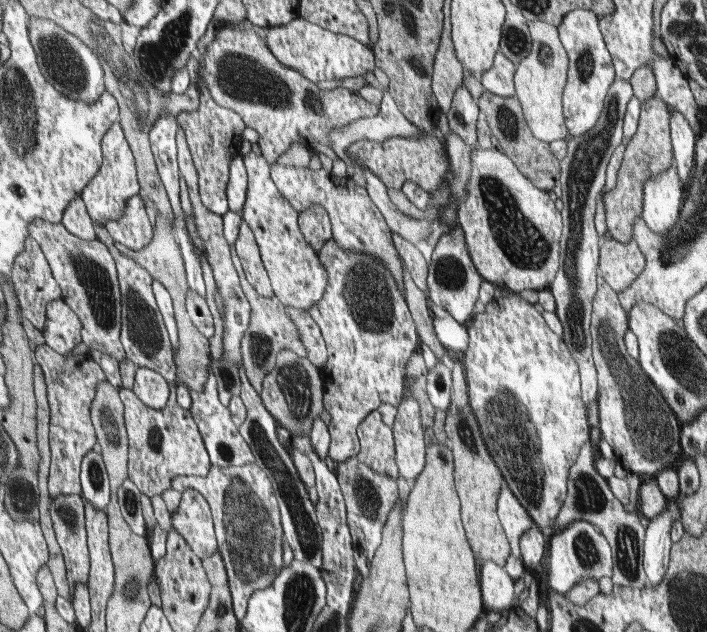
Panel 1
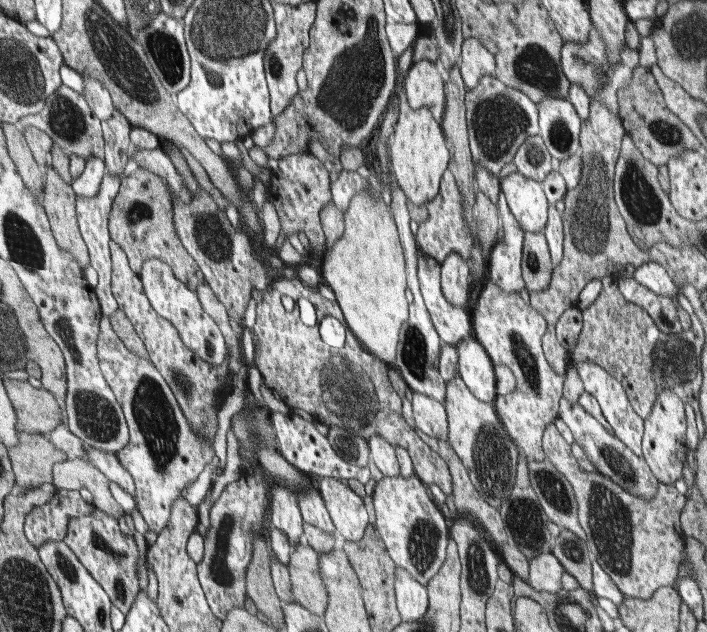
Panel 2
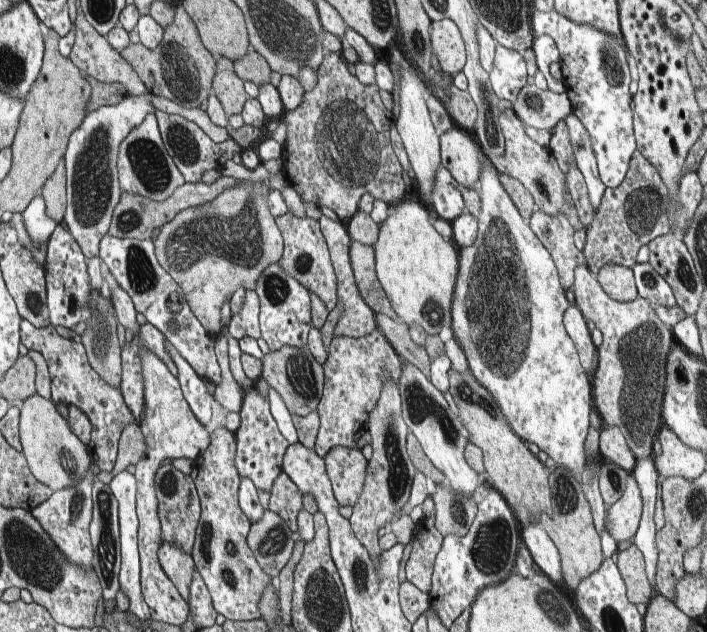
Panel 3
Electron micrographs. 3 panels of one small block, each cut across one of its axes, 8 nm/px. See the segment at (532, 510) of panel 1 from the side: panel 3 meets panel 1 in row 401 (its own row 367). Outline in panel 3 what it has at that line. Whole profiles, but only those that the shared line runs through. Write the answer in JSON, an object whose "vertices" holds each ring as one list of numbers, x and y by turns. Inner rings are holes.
{"vertices":[[485,154,484,168,480,172,476,191,480,196,482,208,478,214,477,222,480,227,480,238,472,244,470,248,462,248,461,250,461,271,458,272,457,291,454,292,452,312,454,316,454,338,460,348,466,354,467,362,470,370,480,384,484,385,489,393,497,401,501,407,501,411,508,418,509,424,513,427,515,433,522,437,526,442,537,444,540,450,544,450,550,458,552,465,564,466,575,475,580,474,584,470,586,464,586,450,584,450,584,438,588,434,588,416,592,416,592,390,588,382,588,376,584,372,584,367,580,364,579,354,576,350,574,342,566,332,563,316,566,308,568,308,568,300,564,294,564,285,561,283,560,272,556,272,556,262,553,260,553,255,544,246,542,241,538,240,537,233,530,228,529,223,522,218,520,211,510,198,510,195,504,190,500,182,499,175,493,164,489,161,489,157]]}

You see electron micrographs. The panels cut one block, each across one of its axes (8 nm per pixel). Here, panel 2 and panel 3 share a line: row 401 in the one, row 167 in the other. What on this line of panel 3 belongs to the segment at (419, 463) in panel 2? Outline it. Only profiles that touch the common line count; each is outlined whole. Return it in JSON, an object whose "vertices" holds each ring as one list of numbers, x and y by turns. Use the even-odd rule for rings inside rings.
{"vertices":[[340,52,326,55,326,60,318,68,315,87,311,91,307,91,305,99,302,100,302,104,296,110,292,110,292,112,285,111,280,119,280,122,286,124,286,143,283,144,283,156,281,157,283,174,286,176,286,182,288,182,289,186,292,186,299,194,304,205,307,202,314,202,319,207,326,206,326,208,334,210,341,221,348,220,348,218,352,219,357,214,360,200,366,193,372,194,375,199,384,200,388,204,392,204,396,200,400,202,400,198,404,196,404,178,402,178,402,168,400,168,400,162,398,162,399,158,394,156,394,152,390,148,390,140,388,140,388,130,392,128,392,115,392,112,387,110,384,102,382,102,378,85,366,86,362,84,358,77,350,71,350,66,343,59]]}

